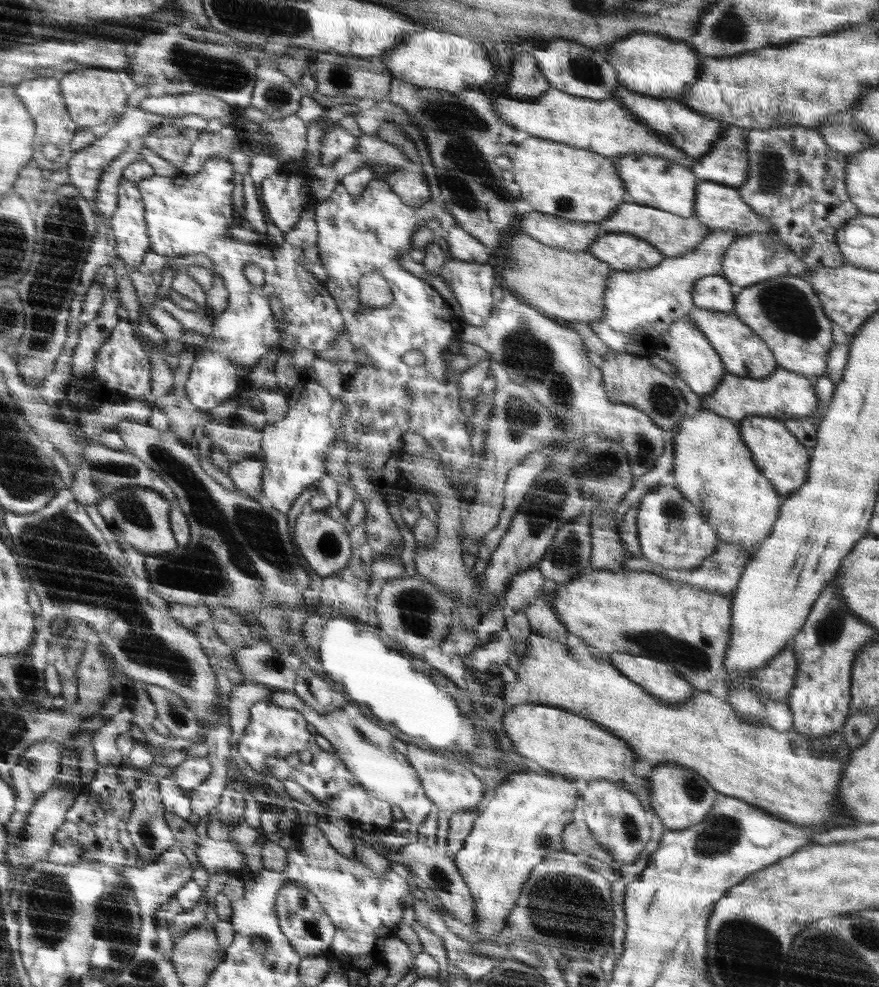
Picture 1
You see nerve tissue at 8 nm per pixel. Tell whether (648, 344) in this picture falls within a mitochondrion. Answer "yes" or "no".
no

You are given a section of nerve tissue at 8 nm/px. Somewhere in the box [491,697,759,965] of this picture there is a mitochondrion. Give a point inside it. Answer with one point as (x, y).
(571, 908)

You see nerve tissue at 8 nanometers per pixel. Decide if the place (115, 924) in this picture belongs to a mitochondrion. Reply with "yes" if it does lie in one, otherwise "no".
yes

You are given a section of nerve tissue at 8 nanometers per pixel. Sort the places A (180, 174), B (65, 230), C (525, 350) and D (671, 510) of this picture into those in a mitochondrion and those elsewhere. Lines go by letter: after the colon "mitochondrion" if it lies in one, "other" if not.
A: other
B: mitochondrion
C: mitochondrion
D: mitochondrion

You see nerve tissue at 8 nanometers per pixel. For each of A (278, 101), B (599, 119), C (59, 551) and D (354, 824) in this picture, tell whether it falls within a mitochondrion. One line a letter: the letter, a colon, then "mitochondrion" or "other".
A: mitochondrion
B: other
C: mitochondrion
D: other

